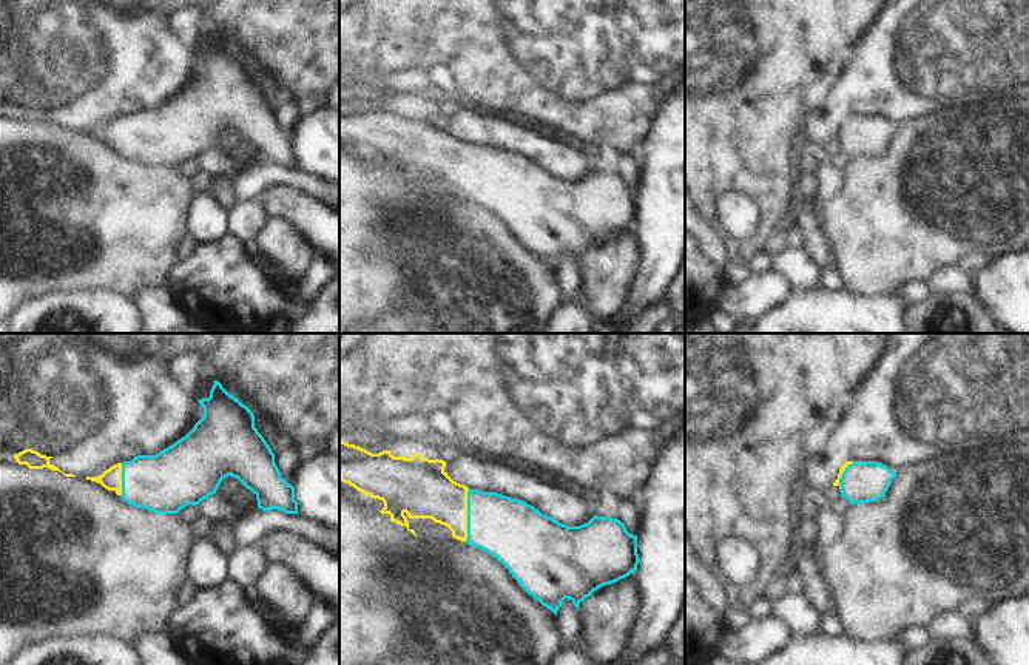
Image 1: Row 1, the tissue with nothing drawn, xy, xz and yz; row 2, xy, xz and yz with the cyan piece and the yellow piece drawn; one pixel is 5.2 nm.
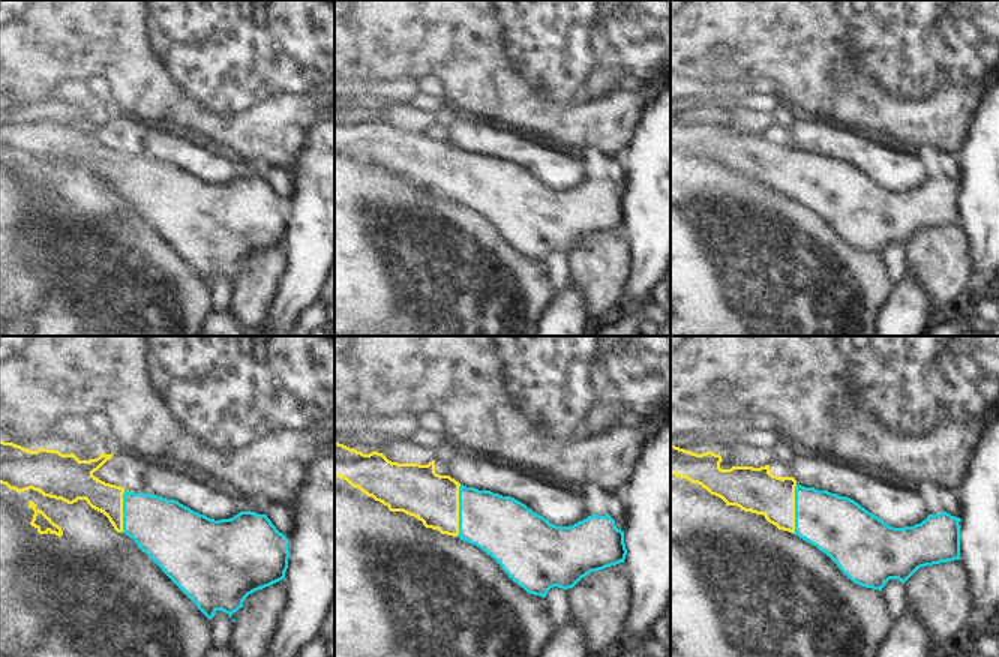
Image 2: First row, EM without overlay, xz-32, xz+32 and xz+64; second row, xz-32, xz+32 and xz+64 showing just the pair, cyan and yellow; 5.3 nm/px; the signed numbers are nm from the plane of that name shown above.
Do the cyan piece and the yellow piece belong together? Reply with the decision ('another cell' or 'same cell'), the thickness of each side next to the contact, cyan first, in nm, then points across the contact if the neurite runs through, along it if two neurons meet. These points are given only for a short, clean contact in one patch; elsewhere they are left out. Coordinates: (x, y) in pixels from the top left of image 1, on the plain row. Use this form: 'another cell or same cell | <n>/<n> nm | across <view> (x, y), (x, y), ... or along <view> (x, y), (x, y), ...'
same cell | 320/280 nm

